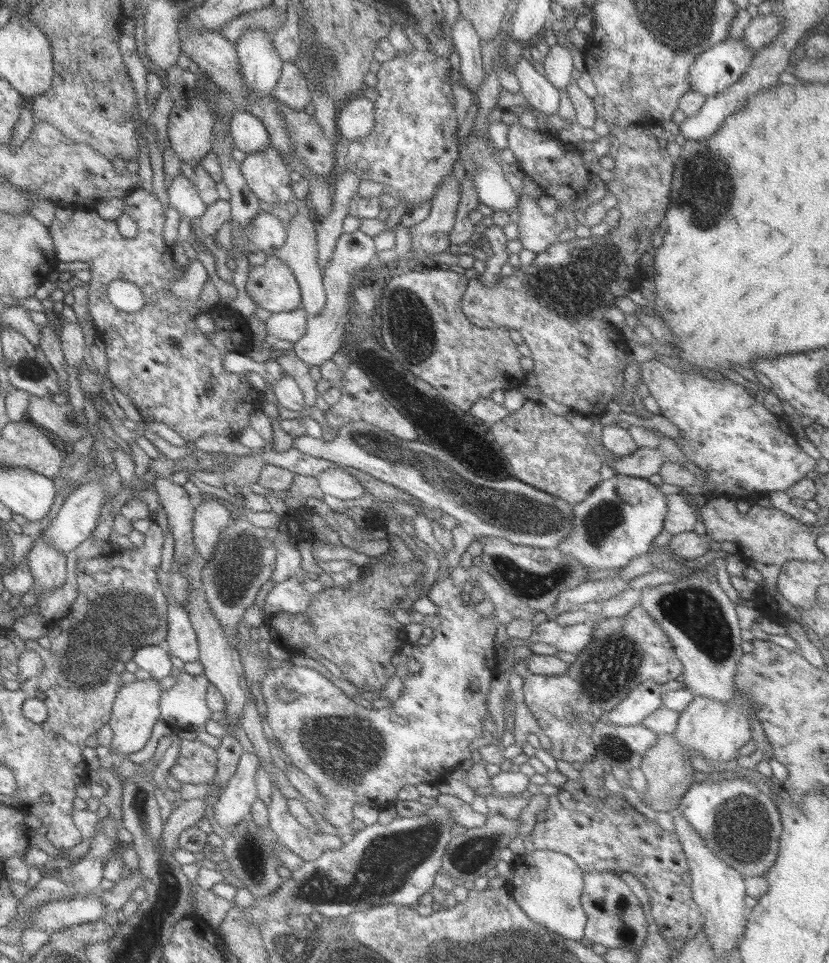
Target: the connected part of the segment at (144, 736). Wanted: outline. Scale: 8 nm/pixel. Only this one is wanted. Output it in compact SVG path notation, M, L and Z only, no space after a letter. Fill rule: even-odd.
M140 675L137 681L124 683L122 688L118 689L109 717L109 725L113 732L110 752L116 751L128 759L129 754L137 753L145 747L154 724L160 718L161 694L162 688L158 681L146 675Z

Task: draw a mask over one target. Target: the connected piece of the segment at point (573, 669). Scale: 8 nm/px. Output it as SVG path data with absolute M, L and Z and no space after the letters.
M638 604L623 617L610 617L594 623L592 626L594 633L592 633L590 645L576 654L577 663L569 664L568 673L552 676L532 674L524 679L522 687L524 700L520 702L526 704L539 727L550 738L552 748L547 752L556 761L561 760L571 764L594 761L596 748L592 742L591 734L592 724L596 720L603 718L619 702L622 702L638 684L646 682L646 680L654 680L654 682L664 684L680 676L683 666L678 660L669 638L660 628L659 623L654 621L649 613Z

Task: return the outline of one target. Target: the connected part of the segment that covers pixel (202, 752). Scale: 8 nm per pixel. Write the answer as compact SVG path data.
M178 739L177 743L180 755L169 774L180 784L211 784L217 772L216 749L198 739Z

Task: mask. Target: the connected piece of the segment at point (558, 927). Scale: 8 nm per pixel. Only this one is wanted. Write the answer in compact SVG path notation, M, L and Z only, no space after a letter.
M544 850L517 854L512 866L514 877L508 882L508 892L524 914L550 932L583 942L587 917L580 898L585 872L568 856Z

